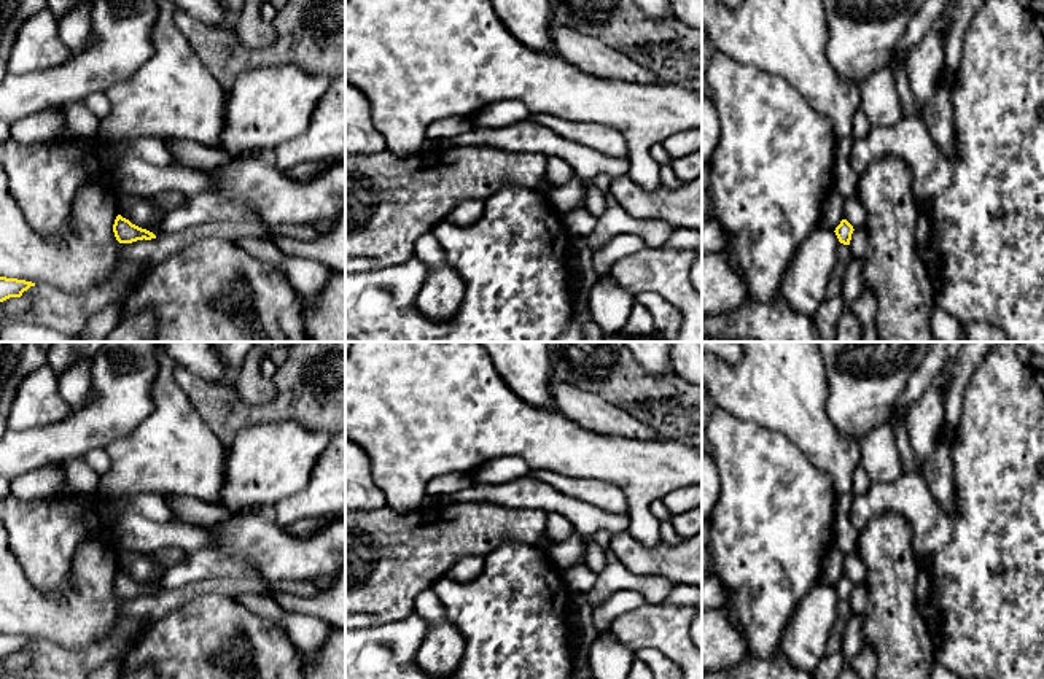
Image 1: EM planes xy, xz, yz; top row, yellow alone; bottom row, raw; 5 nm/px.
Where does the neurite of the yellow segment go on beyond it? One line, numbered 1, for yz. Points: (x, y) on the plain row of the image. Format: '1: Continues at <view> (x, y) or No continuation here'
1: No continuation here

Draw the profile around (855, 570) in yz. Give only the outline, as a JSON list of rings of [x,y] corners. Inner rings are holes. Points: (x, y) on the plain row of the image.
[[[856,550],[845,555],[845,576],[853,582],[853,585],[866,584],[866,566]]]

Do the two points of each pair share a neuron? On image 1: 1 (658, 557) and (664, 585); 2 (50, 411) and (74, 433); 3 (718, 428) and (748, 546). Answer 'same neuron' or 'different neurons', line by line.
1: different neurons
2: different neurons
3: same neuron

